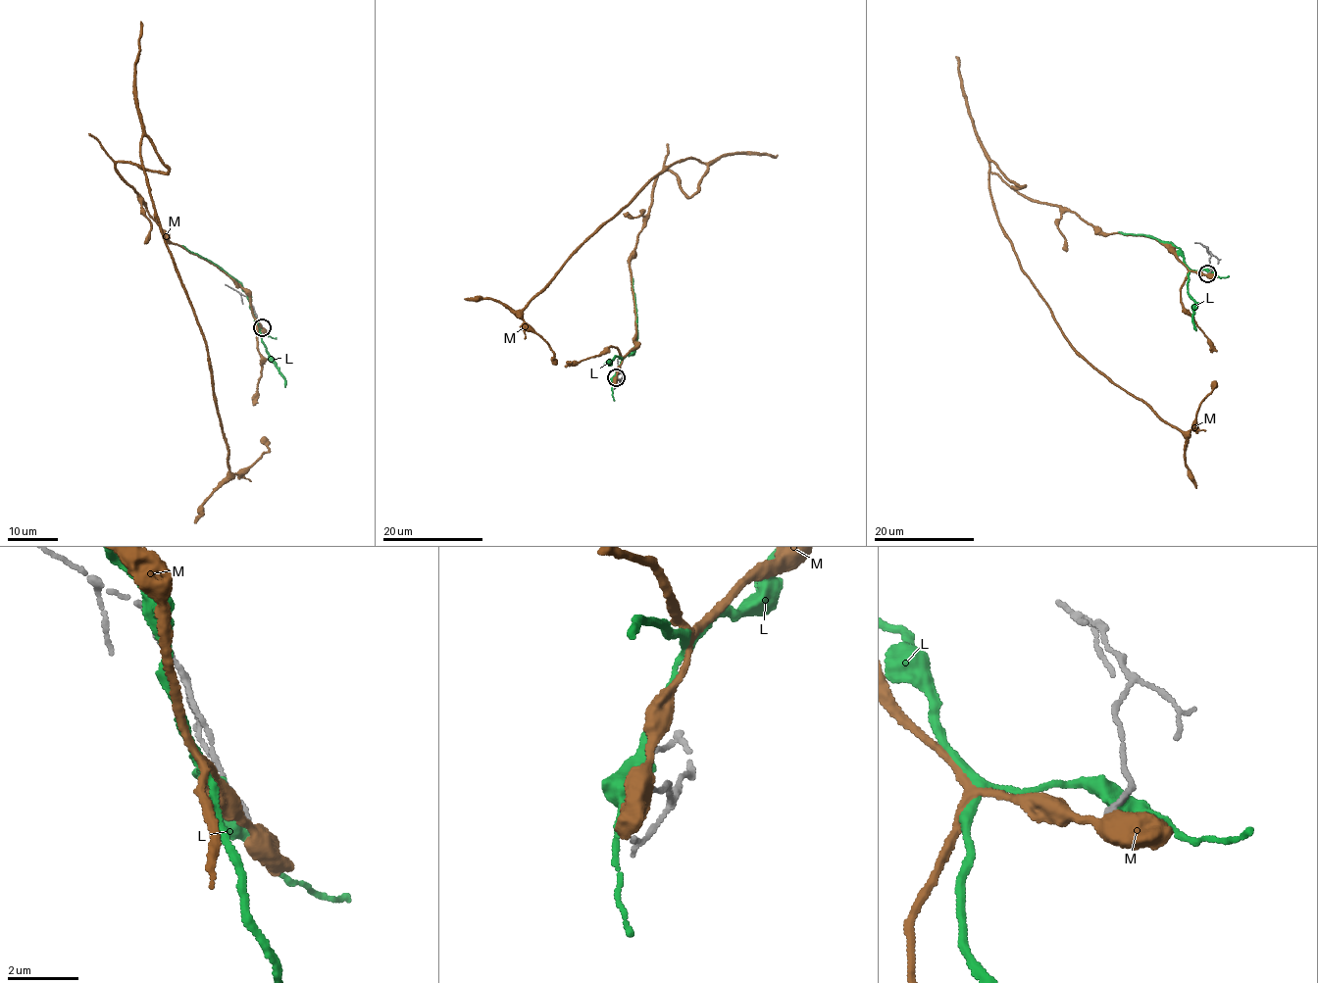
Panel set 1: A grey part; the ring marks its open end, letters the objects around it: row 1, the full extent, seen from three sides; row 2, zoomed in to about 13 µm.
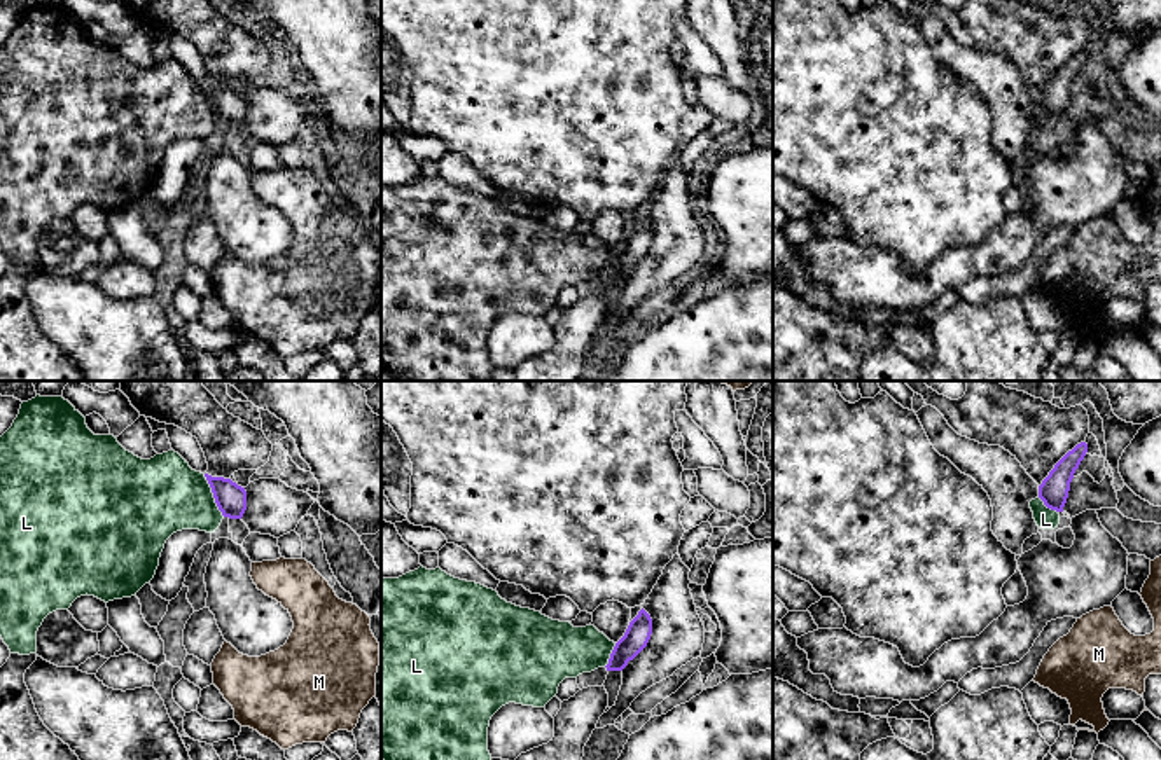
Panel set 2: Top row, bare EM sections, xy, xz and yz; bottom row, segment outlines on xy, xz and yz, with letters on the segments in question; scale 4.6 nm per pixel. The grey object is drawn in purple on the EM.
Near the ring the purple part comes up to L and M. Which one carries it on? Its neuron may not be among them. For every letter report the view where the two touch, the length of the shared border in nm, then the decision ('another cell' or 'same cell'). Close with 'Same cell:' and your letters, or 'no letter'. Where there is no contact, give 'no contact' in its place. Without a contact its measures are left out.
L: xy | 220 nm | another cell
M: no contact | another cell
Same cell: no letter

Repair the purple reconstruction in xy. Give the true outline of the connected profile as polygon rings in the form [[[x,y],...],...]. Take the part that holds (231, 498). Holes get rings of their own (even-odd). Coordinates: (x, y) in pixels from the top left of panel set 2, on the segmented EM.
[[[205,473],[215,503],[224,517],[241,519],[247,510],[247,491],[231,479]]]

